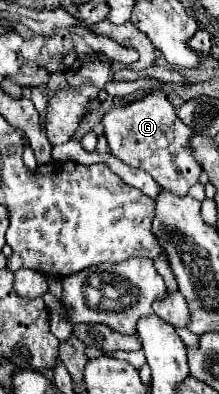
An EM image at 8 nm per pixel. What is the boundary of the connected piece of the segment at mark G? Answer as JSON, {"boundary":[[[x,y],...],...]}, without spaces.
{"boundary":[[[154,90],[140,100],[108,110],[102,124],[110,152],[124,164],[148,172],[162,188],[184,196],[188,194],[188,188],[198,182],[202,168],[196,164],[192,150],[188,148],[192,130],[176,116],[174,106],[168,102],[164,92]]]}

